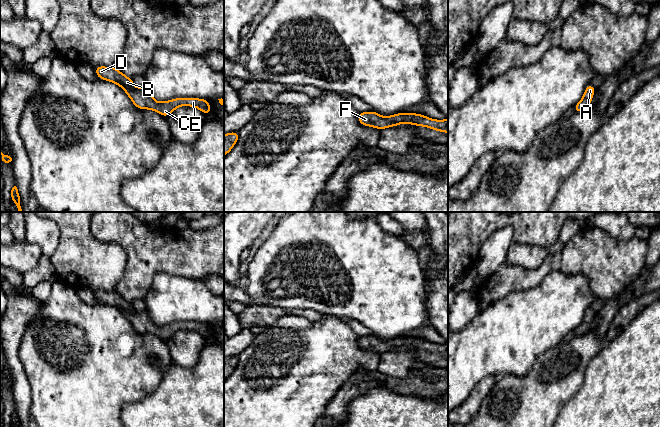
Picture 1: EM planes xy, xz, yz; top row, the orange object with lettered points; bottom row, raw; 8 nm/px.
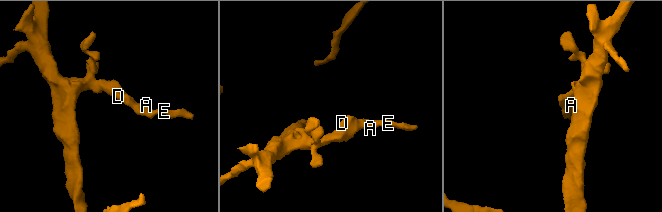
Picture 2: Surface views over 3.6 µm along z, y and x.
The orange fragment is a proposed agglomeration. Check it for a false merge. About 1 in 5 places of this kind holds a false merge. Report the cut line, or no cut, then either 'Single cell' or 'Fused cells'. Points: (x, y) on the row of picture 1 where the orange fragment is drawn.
No split. Single cell

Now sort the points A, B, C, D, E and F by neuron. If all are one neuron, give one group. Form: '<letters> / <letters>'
A B C D E F

